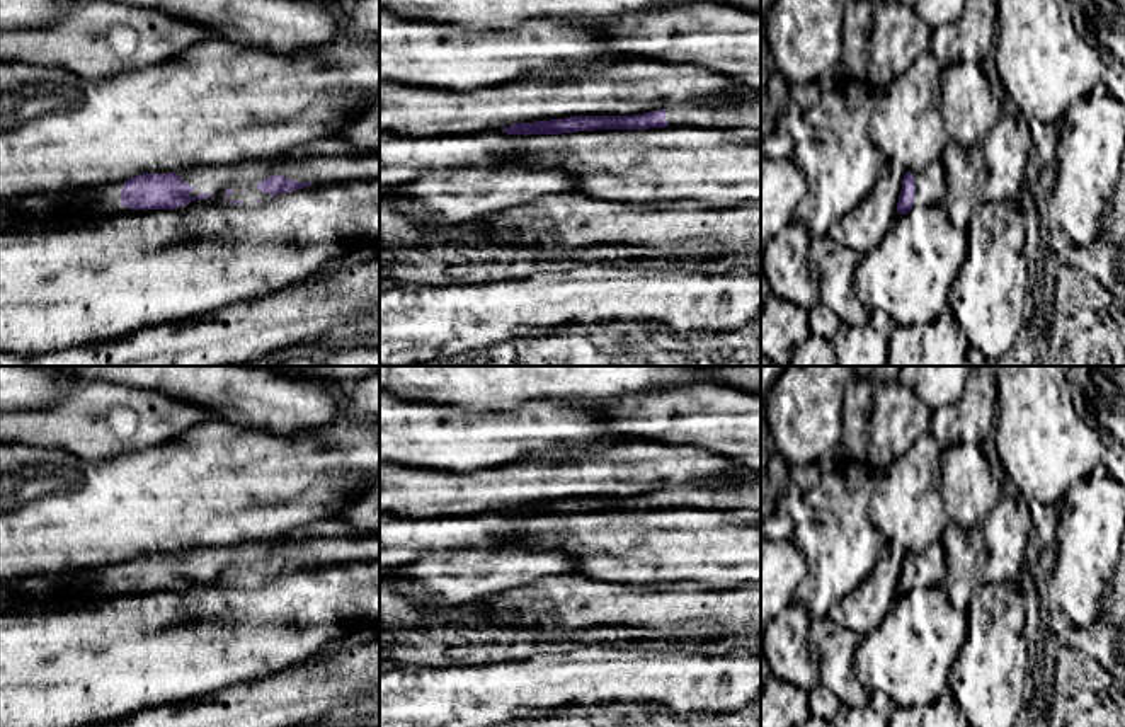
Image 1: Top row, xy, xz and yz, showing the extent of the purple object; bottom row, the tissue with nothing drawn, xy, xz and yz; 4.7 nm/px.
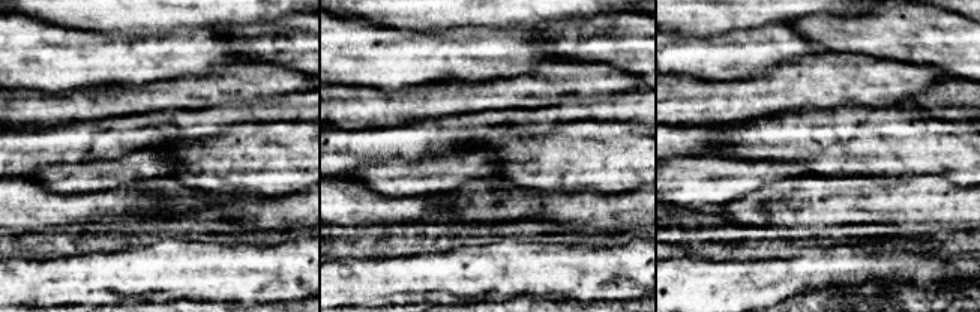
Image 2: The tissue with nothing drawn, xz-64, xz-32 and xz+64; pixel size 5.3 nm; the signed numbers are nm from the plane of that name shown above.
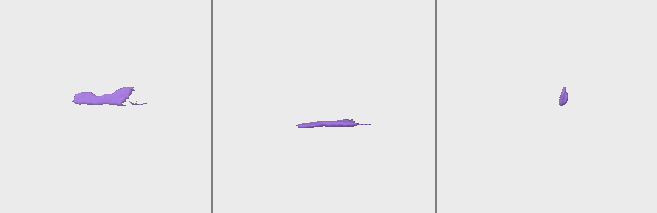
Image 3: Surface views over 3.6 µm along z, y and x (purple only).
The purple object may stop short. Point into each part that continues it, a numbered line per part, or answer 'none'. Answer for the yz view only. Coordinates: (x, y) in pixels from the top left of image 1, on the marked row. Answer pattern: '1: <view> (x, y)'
1: yz (930, 184)

